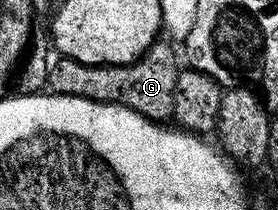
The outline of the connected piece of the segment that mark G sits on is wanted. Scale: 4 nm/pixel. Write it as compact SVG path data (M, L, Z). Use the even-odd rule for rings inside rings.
M157 41L137 62L123 65L93 65L63 57L57 58L57 63L55 60L48 69L47 90L54 95L77 95L83 99L115 101L146 119L171 120L174 85L181 73L181 68L176 67L176 55L171 46L173 47L171 42Z

